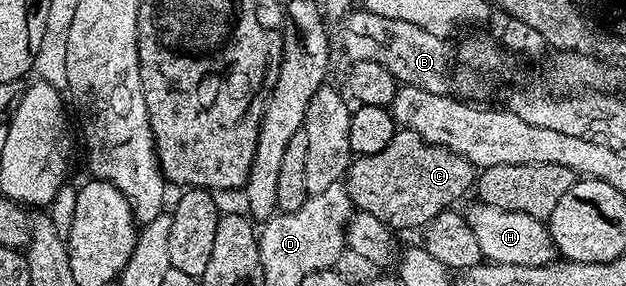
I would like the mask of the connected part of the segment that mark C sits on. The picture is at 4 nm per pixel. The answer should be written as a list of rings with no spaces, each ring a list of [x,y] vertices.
[[[400,129],[390,145],[382,149],[382,153],[353,158],[352,165],[348,168],[346,186],[355,208],[378,217],[378,221],[391,227],[393,232],[401,233],[400,231],[412,231],[415,227],[427,227],[431,219],[438,217],[438,213],[449,210],[467,191],[471,192],[477,178],[477,168],[466,161],[466,157],[454,153],[448,147],[428,143],[418,133]]]

